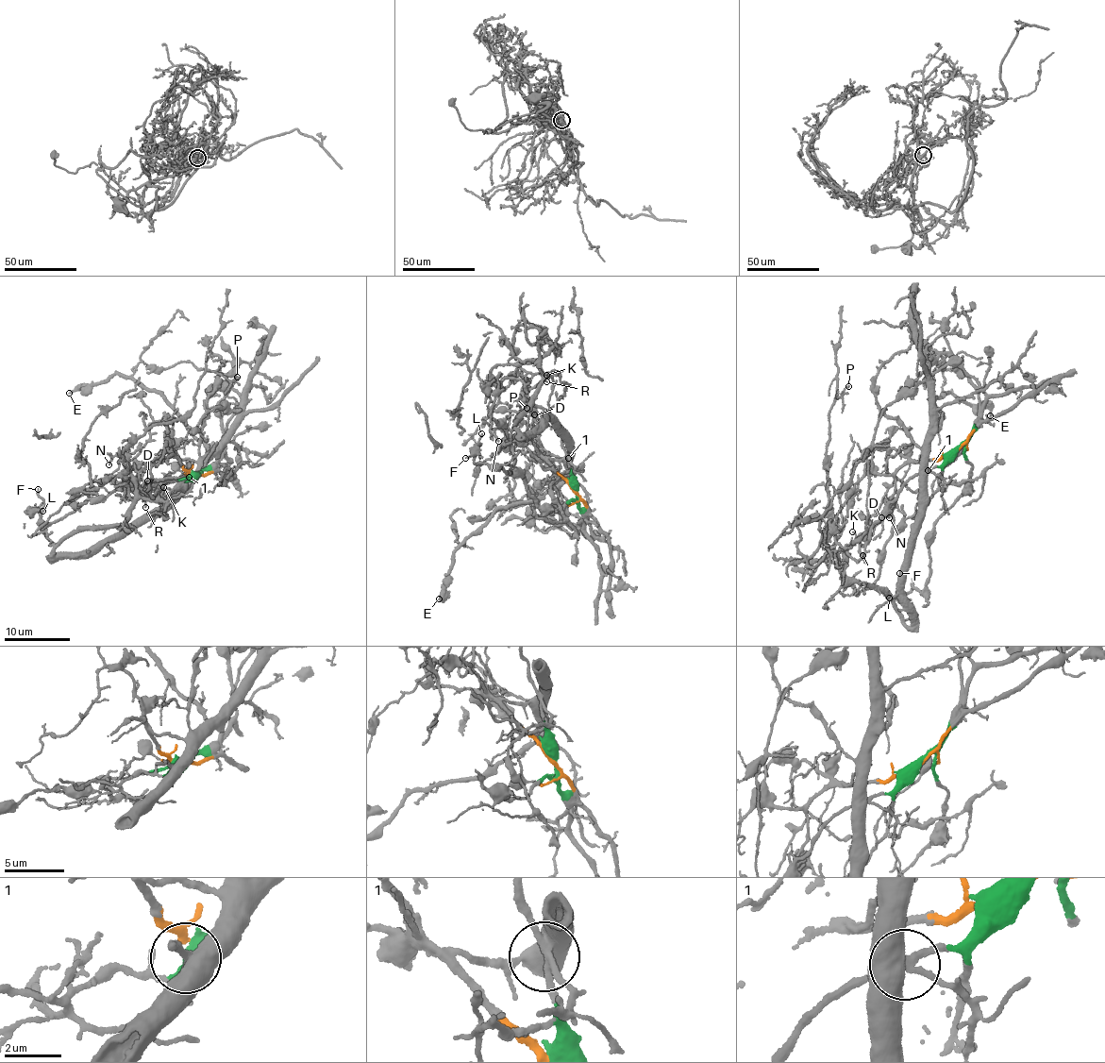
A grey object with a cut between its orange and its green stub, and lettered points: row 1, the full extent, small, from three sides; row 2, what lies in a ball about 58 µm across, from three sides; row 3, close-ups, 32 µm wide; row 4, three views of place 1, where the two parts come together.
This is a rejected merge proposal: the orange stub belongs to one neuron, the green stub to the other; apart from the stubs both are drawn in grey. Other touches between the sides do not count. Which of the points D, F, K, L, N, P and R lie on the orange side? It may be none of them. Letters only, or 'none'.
K, N, P

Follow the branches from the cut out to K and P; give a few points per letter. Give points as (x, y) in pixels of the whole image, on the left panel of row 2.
K: (195, 474), (167, 451), (170, 440), (161, 459), (138, 473), (140, 487), (148, 495), (159, 497), (164, 487)
P: (195, 474), (167, 451), (170, 440), (137, 480), (123, 449), (194, 407), (199, 376), (237, 377)

